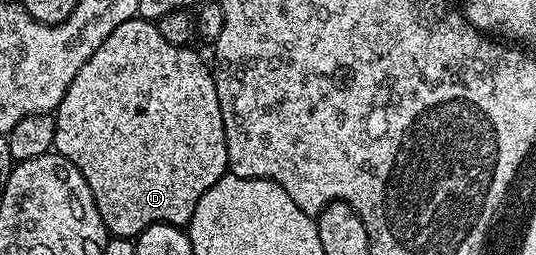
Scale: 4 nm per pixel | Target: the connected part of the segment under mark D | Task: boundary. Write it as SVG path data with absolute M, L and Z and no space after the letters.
M140 17L123 21L119 29L111 32L111 37L87 57L83 69L75 73L75 81L67 89L63 101L55 112L55 133L53 134L53 147L56 154L67 157L83 173L87 185L93 194L95 205L99 209L99 217L103 217L103 225L110 236L118 239L133 239L142 235L153 223L169 223L173 227L184 228L191 221L195 213L195 205L199 205L199 197L215 185L229 171L229 158L227 157L227 141L223 129L223 113L219 109L219 93L213 80L210 64L201 60L201 55L193 47L180 47L171 45L166 41L163 33L159 33L156 22Z

